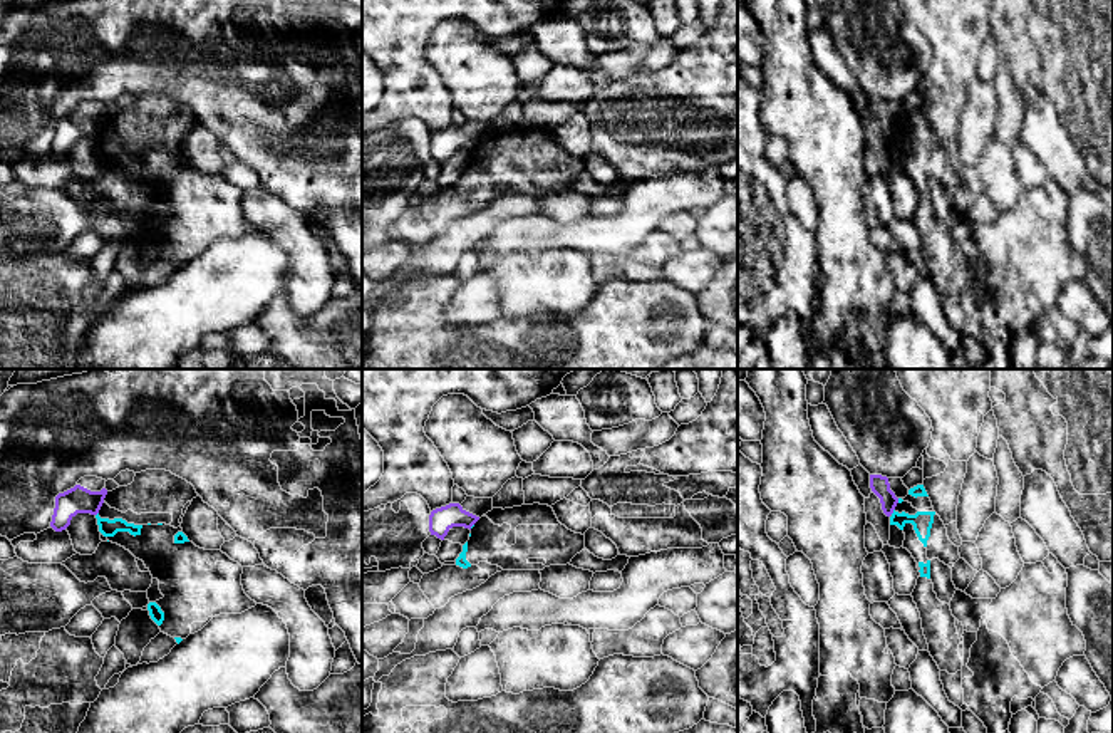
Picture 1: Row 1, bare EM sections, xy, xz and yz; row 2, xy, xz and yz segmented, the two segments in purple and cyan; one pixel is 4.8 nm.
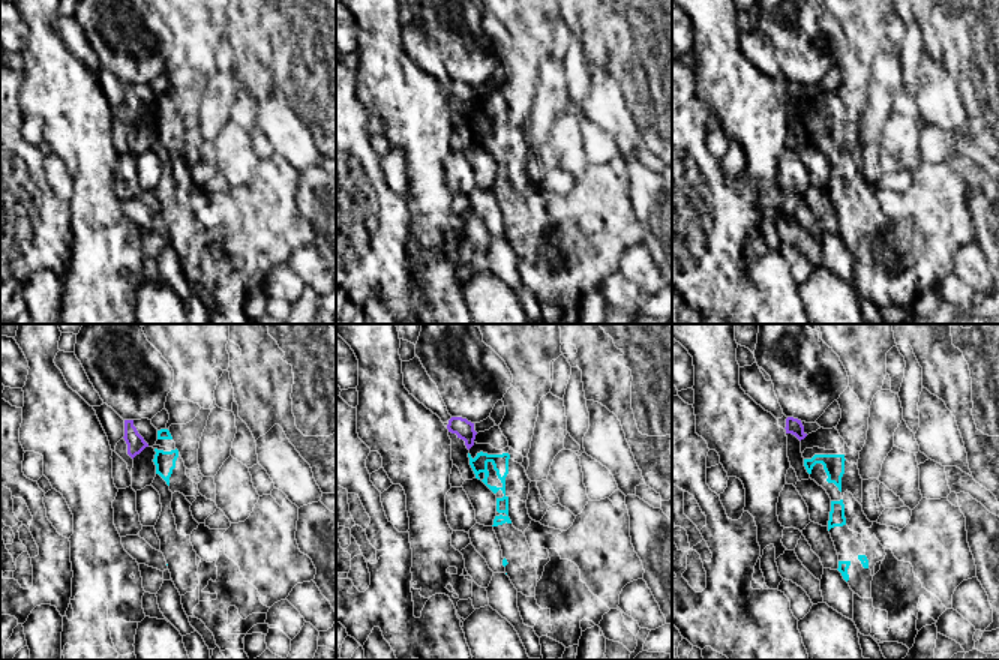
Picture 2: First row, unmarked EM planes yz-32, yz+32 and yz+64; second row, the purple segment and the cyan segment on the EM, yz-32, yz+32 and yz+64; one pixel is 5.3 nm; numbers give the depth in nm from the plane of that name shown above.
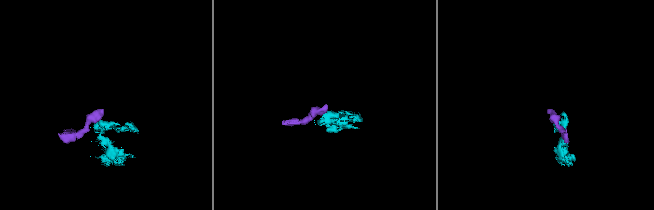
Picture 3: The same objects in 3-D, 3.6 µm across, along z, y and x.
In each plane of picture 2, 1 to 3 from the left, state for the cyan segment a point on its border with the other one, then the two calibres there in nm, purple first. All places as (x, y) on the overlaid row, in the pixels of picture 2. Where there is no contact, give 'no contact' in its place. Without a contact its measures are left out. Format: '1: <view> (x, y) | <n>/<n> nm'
1: no contact
2: no contact
3: no contact

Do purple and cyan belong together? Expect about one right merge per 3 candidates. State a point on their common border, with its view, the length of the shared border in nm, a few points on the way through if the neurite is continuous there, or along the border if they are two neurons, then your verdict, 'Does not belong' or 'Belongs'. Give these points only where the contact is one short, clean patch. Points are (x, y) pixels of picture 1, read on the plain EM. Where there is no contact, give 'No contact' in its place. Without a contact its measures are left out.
Touches purple at yz (892, 136). Shared border 40 nm. Boundary: yz (894, 133), (890, 138). Does not belong

